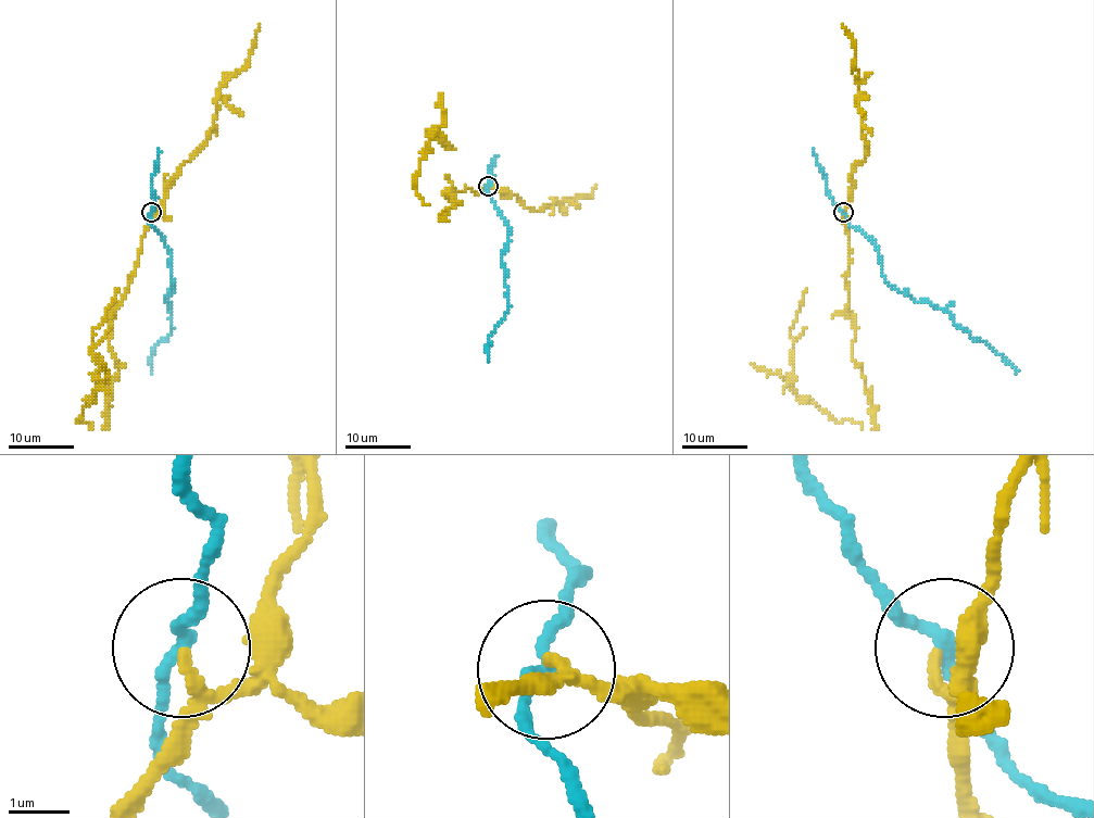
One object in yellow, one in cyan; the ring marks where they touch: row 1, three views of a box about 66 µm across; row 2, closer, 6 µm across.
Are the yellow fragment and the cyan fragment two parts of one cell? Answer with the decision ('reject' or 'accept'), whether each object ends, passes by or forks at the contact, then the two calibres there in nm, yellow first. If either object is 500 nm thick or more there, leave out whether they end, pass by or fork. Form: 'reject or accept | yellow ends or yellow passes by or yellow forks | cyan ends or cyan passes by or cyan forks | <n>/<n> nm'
reject | yellow passes by | cyan passes by | 130/200 nm

